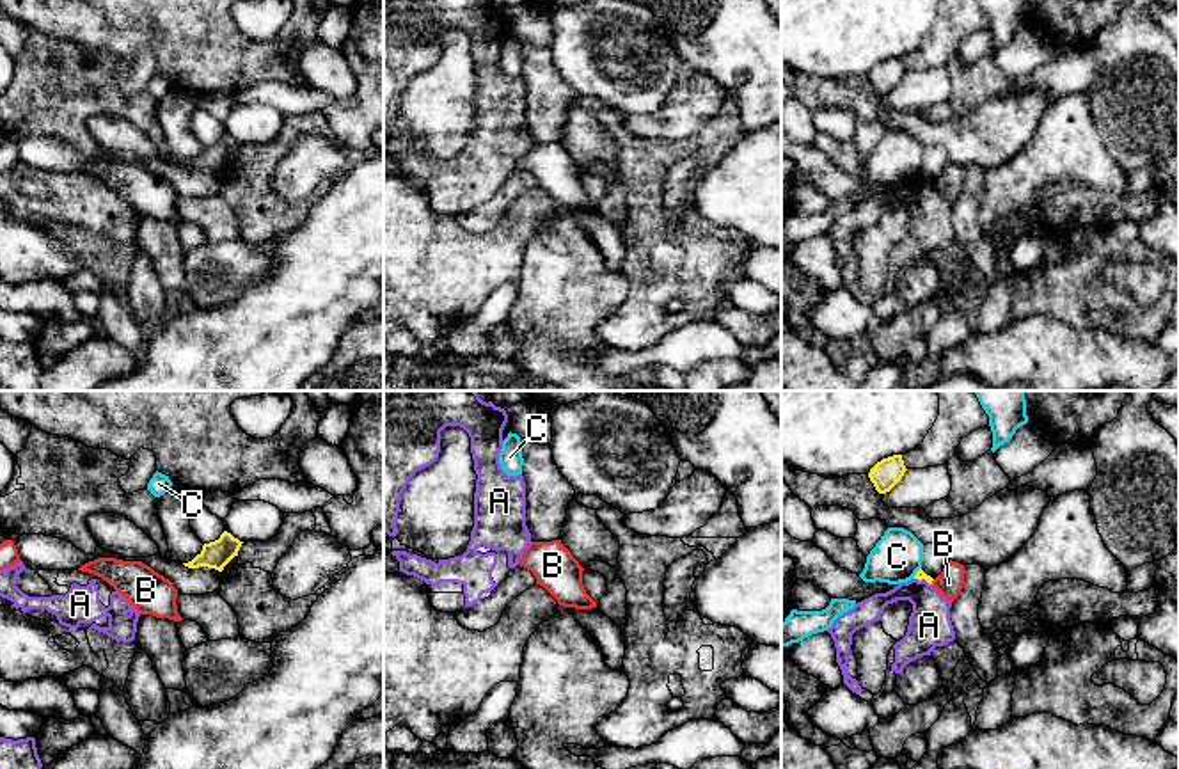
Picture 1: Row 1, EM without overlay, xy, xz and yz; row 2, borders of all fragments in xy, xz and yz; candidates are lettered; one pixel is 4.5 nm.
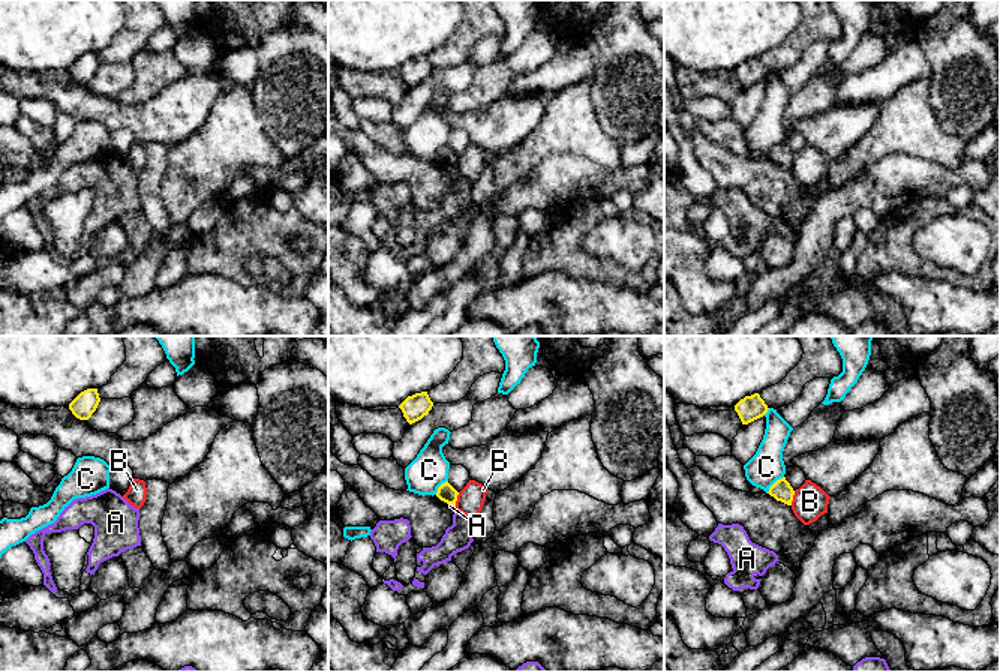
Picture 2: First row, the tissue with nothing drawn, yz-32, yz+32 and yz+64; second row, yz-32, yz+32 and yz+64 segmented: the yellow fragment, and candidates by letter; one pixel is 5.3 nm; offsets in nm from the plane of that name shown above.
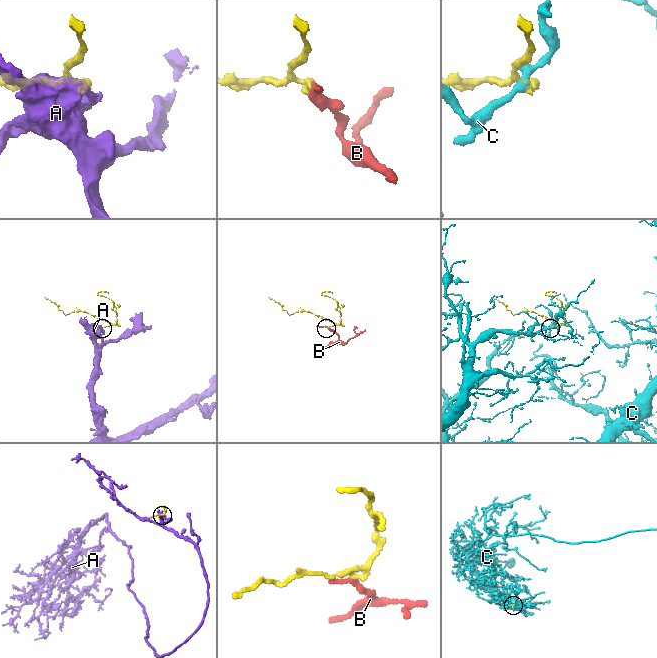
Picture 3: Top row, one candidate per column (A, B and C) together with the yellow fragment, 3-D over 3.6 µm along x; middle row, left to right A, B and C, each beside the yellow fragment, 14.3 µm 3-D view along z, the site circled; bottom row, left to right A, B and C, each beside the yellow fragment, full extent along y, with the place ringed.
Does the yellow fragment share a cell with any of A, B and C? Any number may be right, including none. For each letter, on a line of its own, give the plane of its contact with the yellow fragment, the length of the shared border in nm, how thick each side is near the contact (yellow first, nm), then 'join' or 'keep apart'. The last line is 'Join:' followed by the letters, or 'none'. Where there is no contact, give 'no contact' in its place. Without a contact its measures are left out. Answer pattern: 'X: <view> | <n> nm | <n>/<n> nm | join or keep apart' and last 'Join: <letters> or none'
A: yz | 90 nm | 50/190 nm | keep apart
B: yz | 30 nm | 50/120 nm | keep apart
C: yz | 70 nm | 50/220 nm | keep apart
Join: none

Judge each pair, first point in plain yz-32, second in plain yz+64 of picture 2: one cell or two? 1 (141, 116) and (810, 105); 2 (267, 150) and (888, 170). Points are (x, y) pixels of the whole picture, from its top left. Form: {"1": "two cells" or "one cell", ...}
{"1": "two cells", "2": "two cells"}

